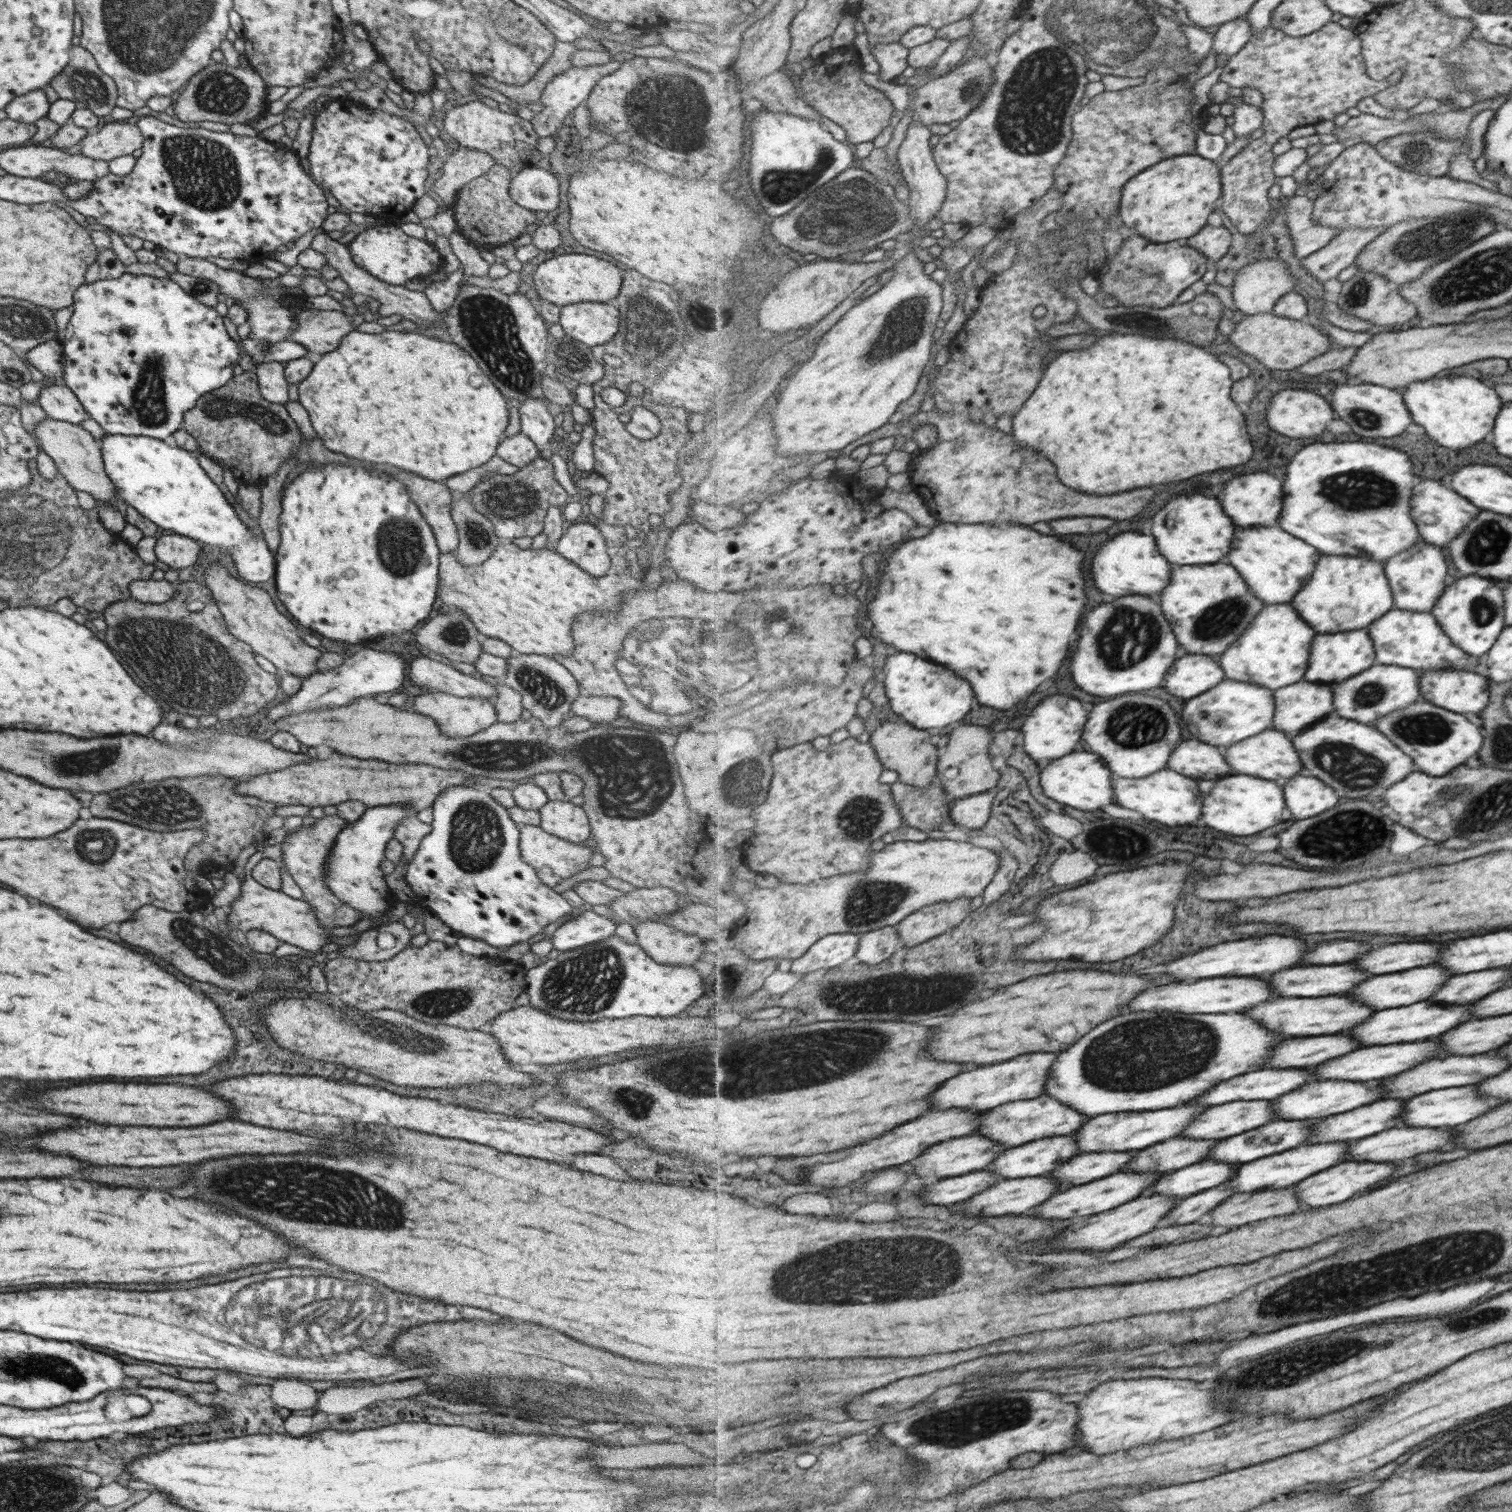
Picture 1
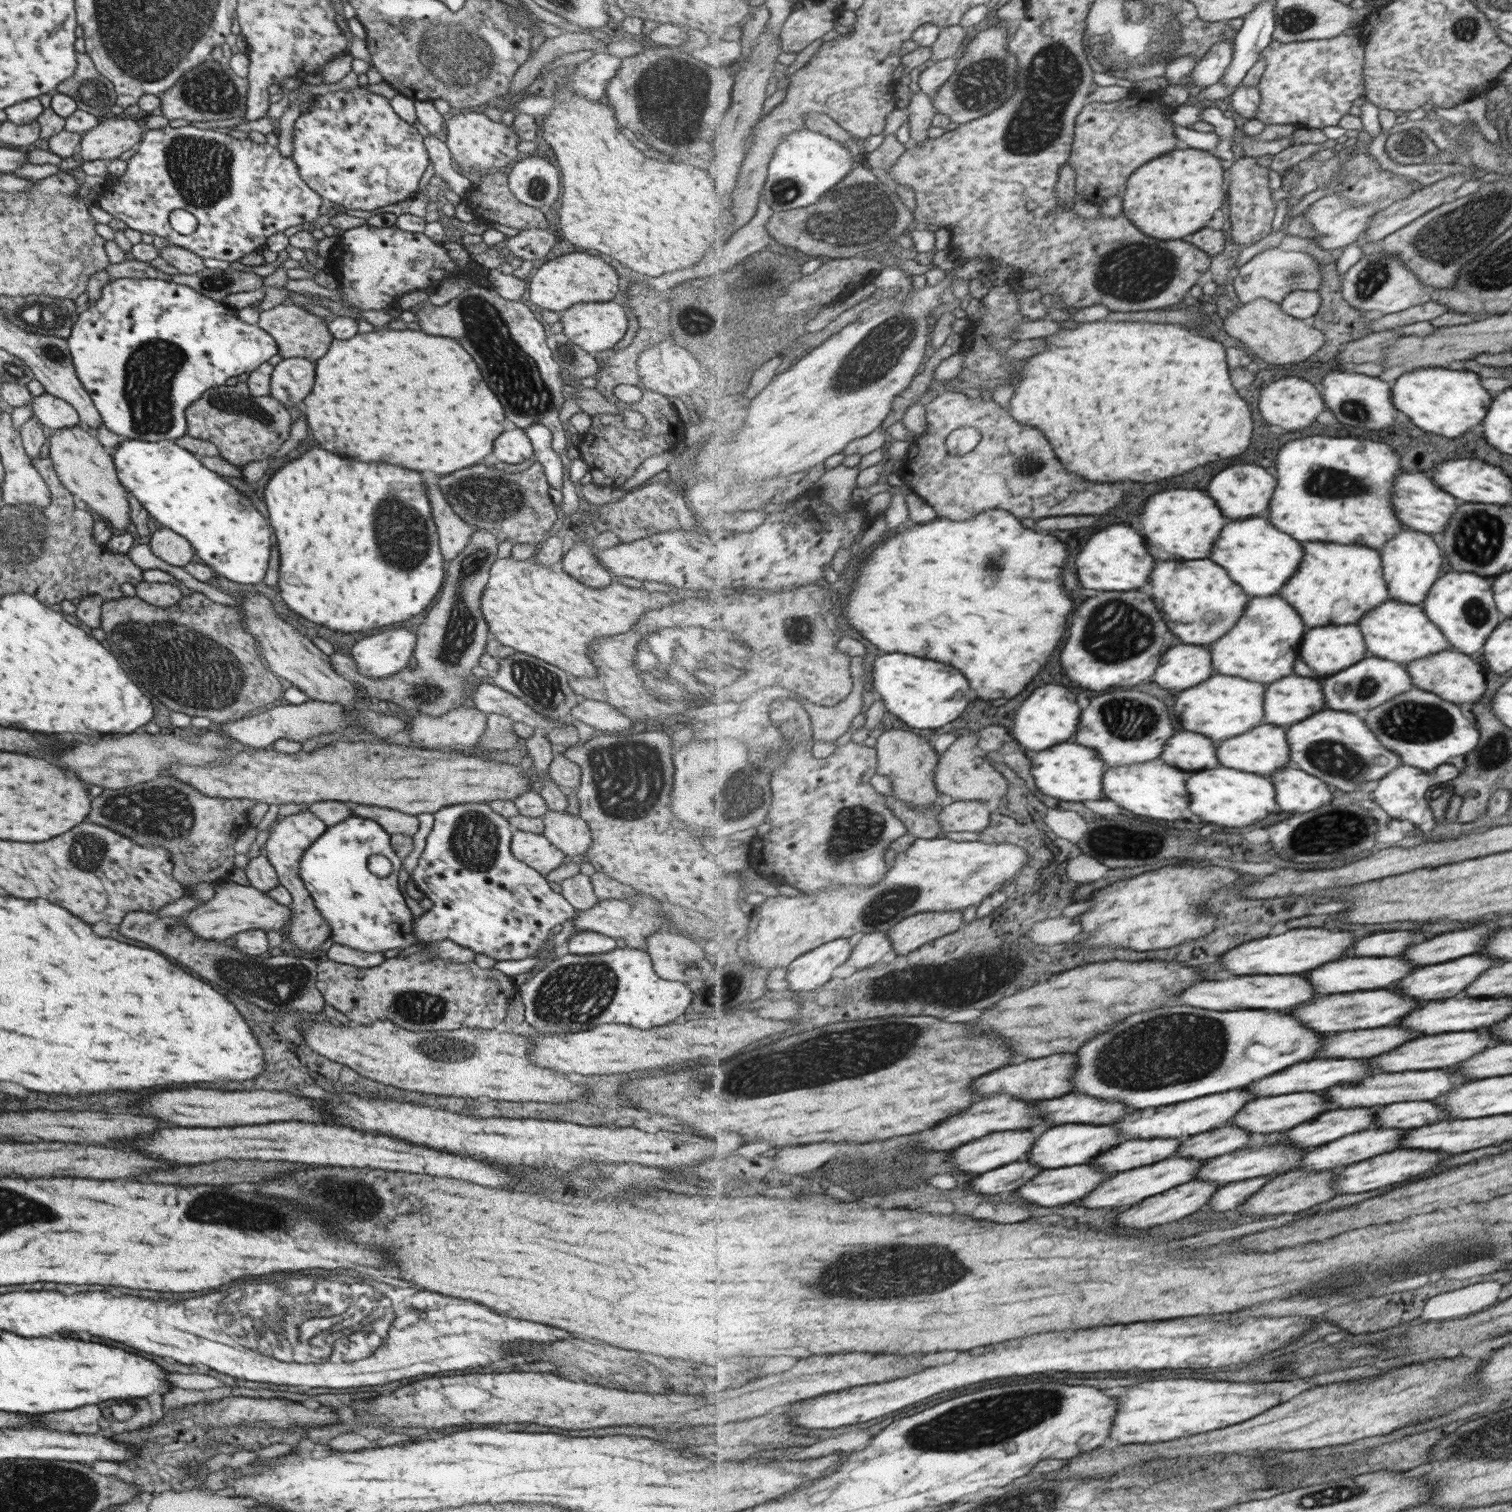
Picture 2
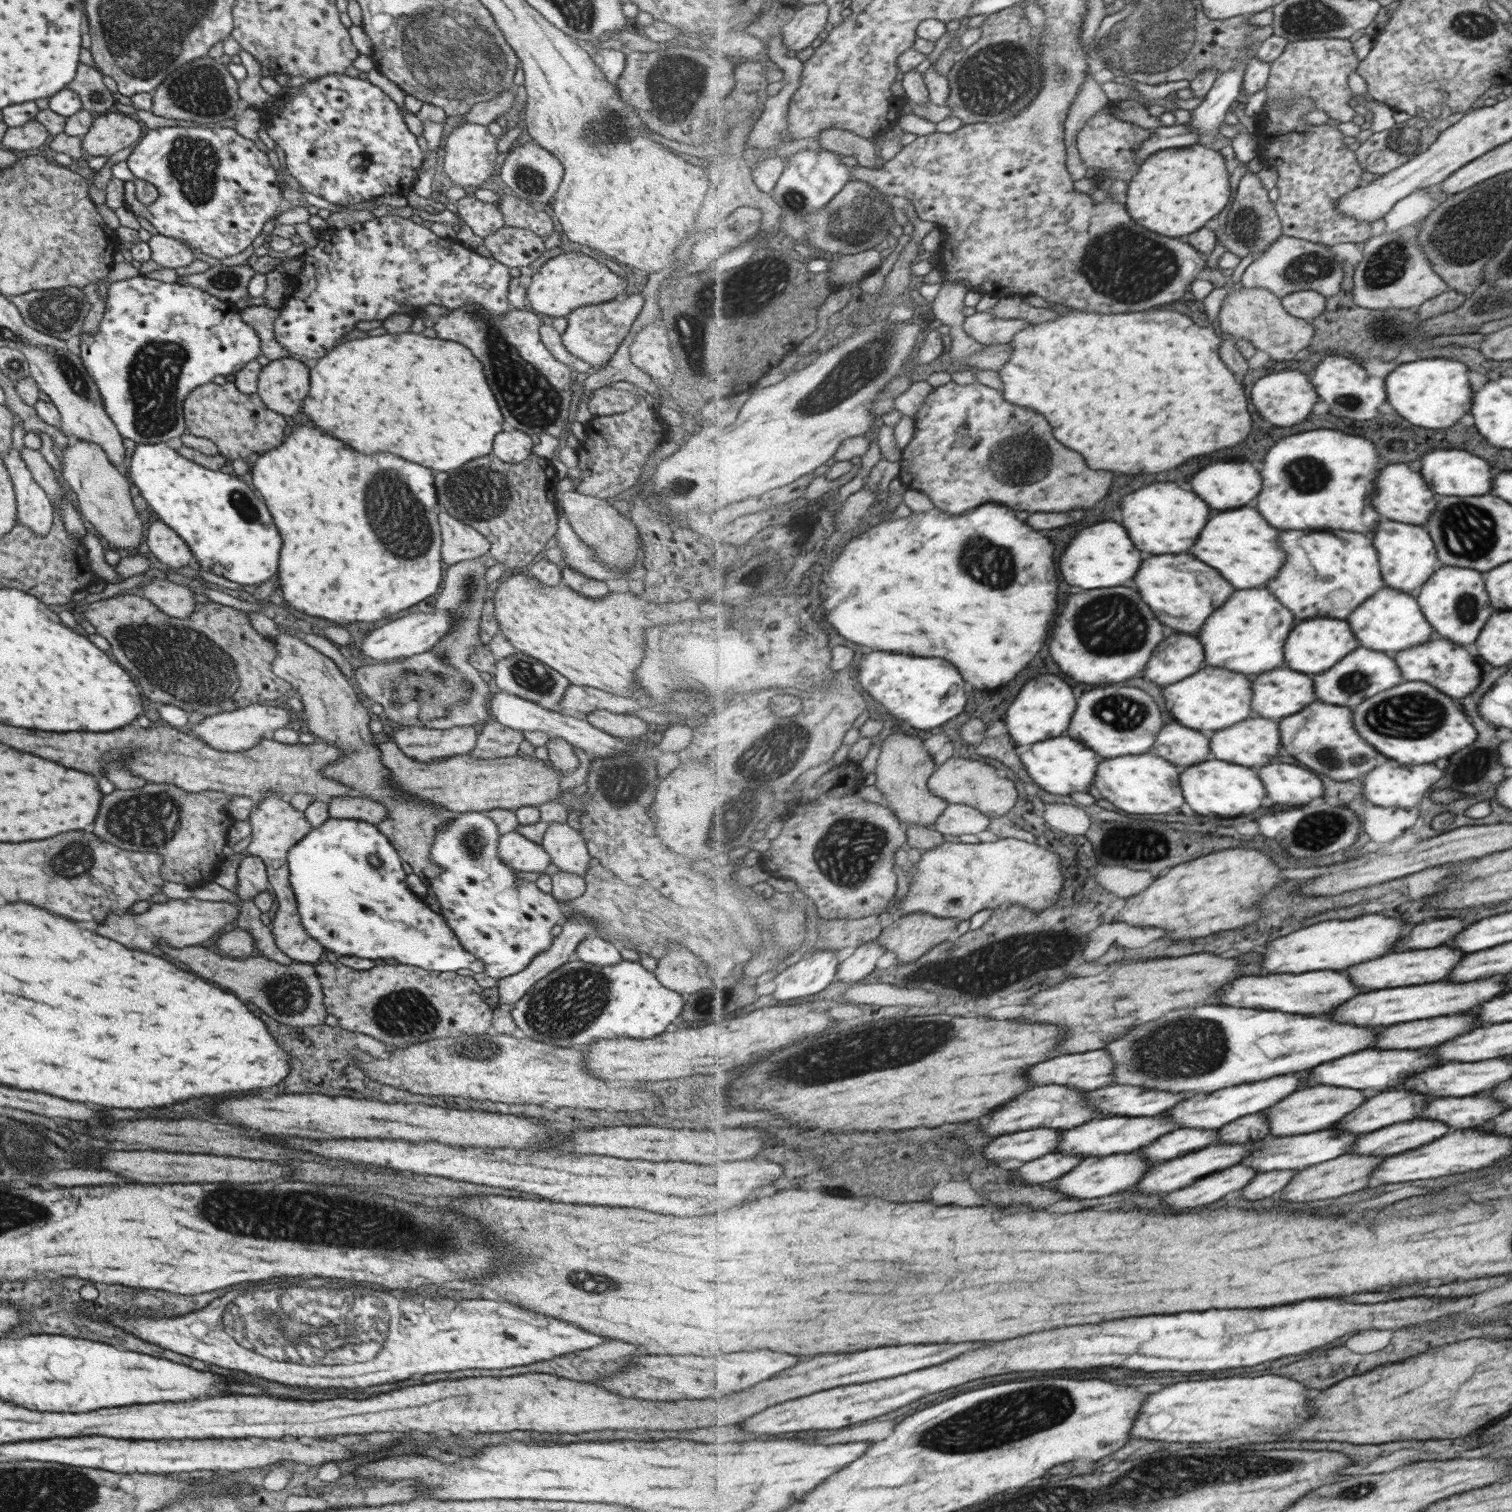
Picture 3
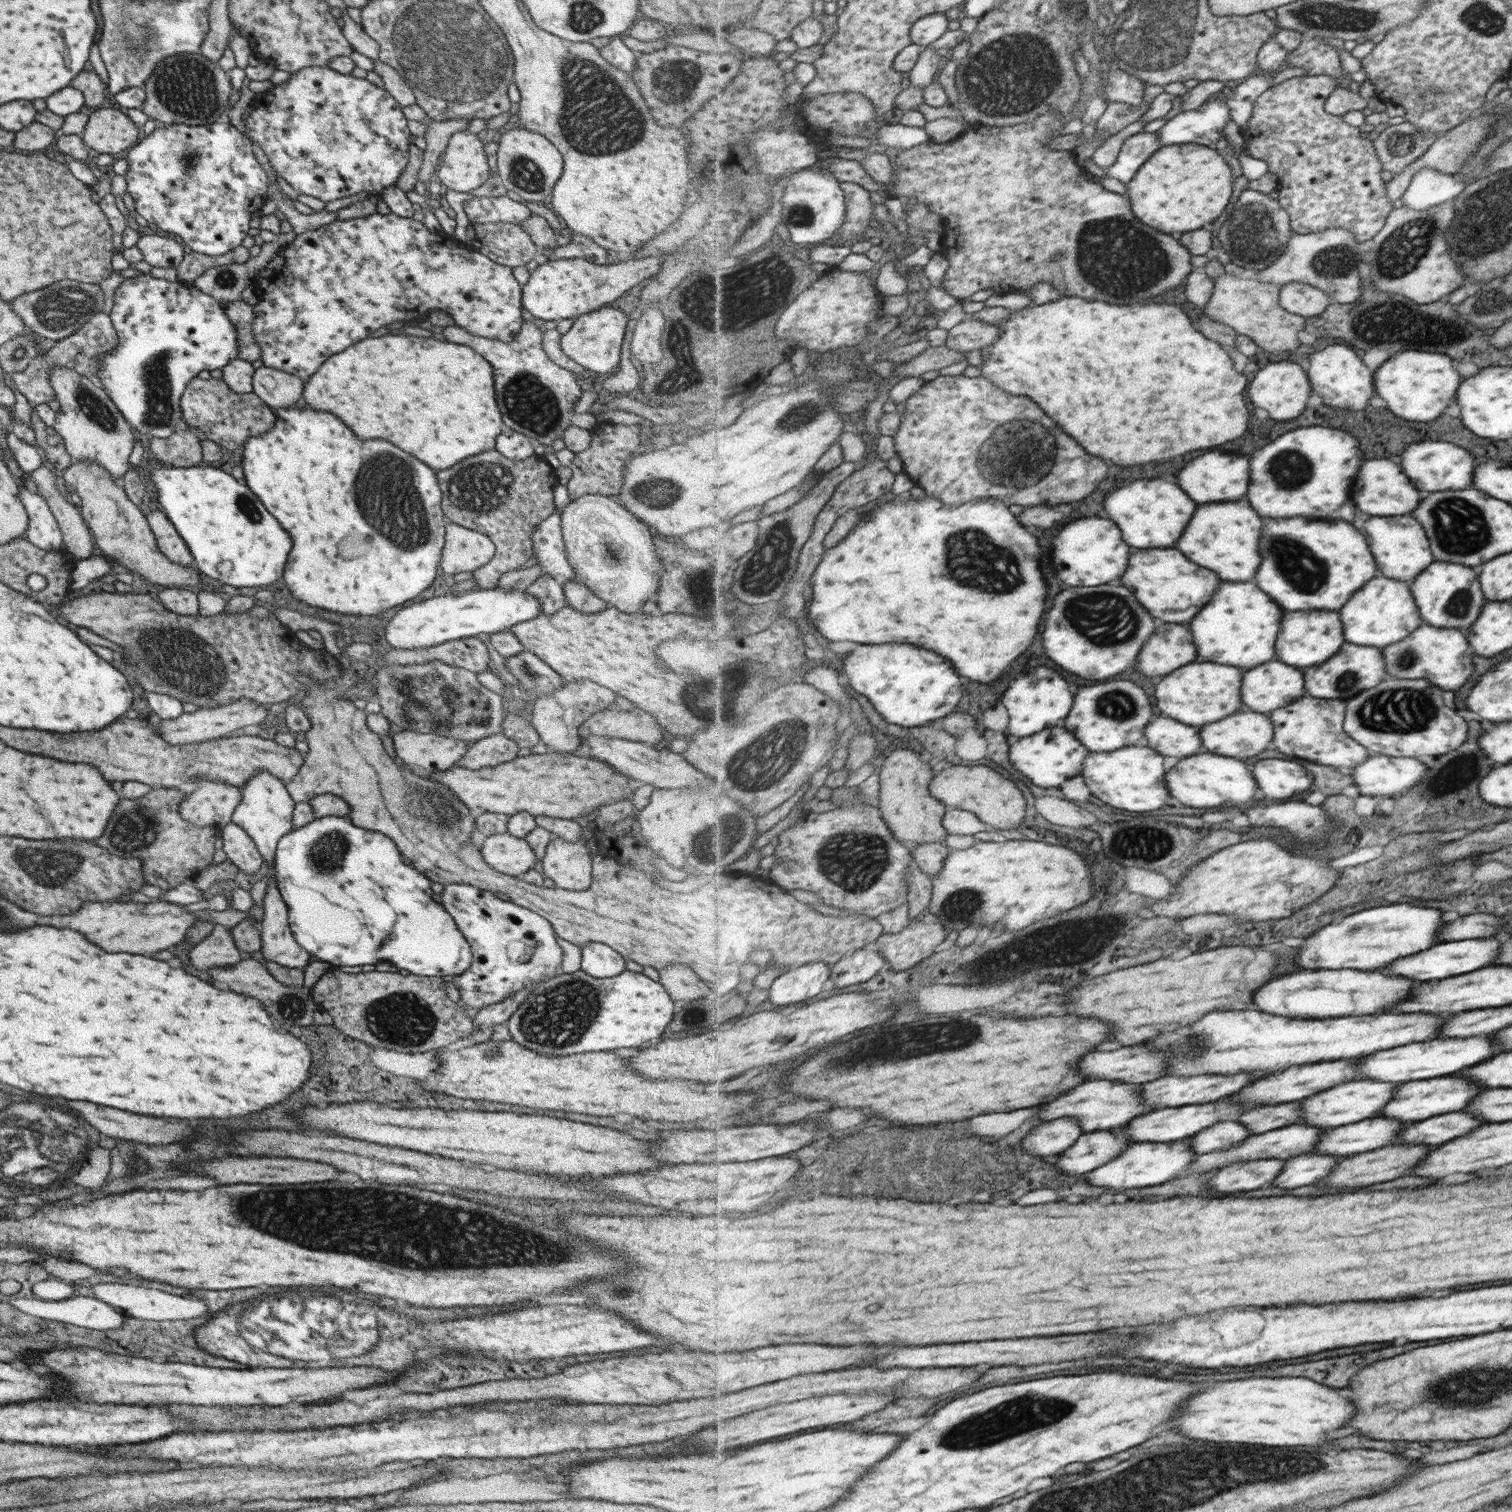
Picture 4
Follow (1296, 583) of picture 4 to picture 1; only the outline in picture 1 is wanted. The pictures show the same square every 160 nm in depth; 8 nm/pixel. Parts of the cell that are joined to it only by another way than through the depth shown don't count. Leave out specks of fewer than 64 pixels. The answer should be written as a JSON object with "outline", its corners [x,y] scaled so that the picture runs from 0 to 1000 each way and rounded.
{"outline":[[[882,366],[875,366],[874,374],[871,374],[871,380],[868,381],[868,385],[858,393],[858,398],[854,398],[855,402],[874,419],[883,419],[890,417],[900,417],[907,414],[913,407],[922,402],[921,390],[918,387],[917,381],[915,380],[915,374],[908,369],[894,368],[888,366],[887,368],[882,368]]]}

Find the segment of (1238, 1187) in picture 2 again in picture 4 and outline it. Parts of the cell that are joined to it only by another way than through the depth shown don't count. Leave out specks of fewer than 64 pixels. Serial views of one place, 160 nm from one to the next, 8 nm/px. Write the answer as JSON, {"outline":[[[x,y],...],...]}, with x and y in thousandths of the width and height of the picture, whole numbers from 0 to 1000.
{"outline":[[[862,763],[858,766],[851,767],[849,775],[843,778],[841,784],[845,786],[860,786],[863,783],[868,783],[878,778],[879,774],[886,770],[887,766],[882,765],[872,765],[872,763]]]}

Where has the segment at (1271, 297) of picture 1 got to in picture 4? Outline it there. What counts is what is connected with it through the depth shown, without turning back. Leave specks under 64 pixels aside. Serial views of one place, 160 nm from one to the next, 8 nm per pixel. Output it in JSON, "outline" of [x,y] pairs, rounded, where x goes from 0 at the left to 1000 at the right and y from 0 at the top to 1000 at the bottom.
{"outline":[[[880,151],[876,153],[870,153],[867,155],[856,154],[856,155],[854,157],[854,159],[851,163],[850,167],[843,173],[842,173],[841,175],[839,175],[839,177],[831,179],[830,183],[834,187],[841,187],[842,188],[845,188],[847,189],[847,190],[848,190],[851,188],[853,188],[853,187],[863,187],[864,188],[866,188],[867,189],[870,189],[871,190],[873,190],[874,192],[875,192],[875,193],[877,193],[881,198],[884,198],[884,200],[887,200],[887,201],[894,201],[894,200],[899,198],[899,196],[900,196],[900,190],[901,190],[901,184],[900,183],[900,180],[899,180],[899,177],[897,177],[897,175],[899,175],[899,173],[903,173],[903,175],[905,174],[905,167],[903,167],[901,168],[896,165],[899,164],[899,161],[899,160],[897,158],[897,156],[890,151]]]}

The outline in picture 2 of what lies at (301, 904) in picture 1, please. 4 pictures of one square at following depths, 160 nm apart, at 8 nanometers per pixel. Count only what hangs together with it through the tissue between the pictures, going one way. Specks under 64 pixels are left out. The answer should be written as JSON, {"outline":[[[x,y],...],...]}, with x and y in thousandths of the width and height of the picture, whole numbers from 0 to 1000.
{"outline":[[[153,583],[142,586],[141,594],[136,595],[134,599],[125,603],[122,603],[118,607],[126,614],[128,620],[134,620],[146,623],[161,616],[173,614],[185,616],[188,611],[192,610],[192,606],[193,602],[191,599],[183,598],[178,591],[168,588],[166,585],[161,586]]]}

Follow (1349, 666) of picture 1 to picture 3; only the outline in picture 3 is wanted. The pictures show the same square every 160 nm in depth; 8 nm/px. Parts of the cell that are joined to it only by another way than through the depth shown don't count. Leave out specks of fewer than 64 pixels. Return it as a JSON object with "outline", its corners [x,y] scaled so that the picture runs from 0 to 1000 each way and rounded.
{"outline":[[[870,409],[860,411],[858,417],[855,417],[855,422],[853,422],[853,427],[850,427],[850,433],[853,433],[853,442],[863,446],[872,446],[882,442],[890,435],[890,433],[894,433],[899,427],[900,426],[896,422],[892,411],[882,409]]]}

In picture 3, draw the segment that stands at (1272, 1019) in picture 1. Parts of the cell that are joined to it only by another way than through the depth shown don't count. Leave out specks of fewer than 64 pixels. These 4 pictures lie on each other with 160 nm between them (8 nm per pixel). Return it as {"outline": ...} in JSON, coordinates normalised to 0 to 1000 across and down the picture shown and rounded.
{"outline":[[[982,647],[978,649],[969,649],[969,651],[960,651],[960,649],[946,649],[946,651],[938,651],[938,652],[928,652],[928,653],[915,653],[905,657],[899,657],[894,663],[890,663],[890,665],[882,668],[879,673],[888,677],[899,677],[899,679],[919,679],[924,676],[933,676],[933,675],[941,675],[941,673],[949,673],[949,672],[957,672],[966,668],[970,668],[973,665],[977,665],[979,663],[983,663],[985,660],[994,657],[995,652],[989,647]]]}

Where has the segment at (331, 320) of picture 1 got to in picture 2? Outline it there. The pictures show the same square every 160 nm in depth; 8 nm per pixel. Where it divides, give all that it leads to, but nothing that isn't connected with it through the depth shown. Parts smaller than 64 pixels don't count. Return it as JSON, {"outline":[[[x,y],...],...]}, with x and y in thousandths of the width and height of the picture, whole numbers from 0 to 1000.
{"outline":[[[185,200],[178,205],[173,206],[169,215],[182,225],[184,230],[183,237],[196,236],[208,239],[216,233],[220,225],[216,212],[192,201]]]}

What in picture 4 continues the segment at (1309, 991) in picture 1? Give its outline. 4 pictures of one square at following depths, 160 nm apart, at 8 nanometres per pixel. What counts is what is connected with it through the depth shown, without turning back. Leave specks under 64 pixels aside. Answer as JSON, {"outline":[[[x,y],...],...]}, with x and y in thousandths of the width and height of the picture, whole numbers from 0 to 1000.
{"outline":[[[964,622],[964,623],[956,623],[946,626],[945,628],[941,628],[940,631],[935,631],[932,634],[927,634],[927,636],[921,636],[921,639],[915,639],[913,643],[919,646],[929,646],[932,648],[952,648],[962,644],[969,644],[973,642],[977,642],[979,639],[985,639],[985,636],[989,634],[989,630],[991,627],[991,623],[989,622]]]}

